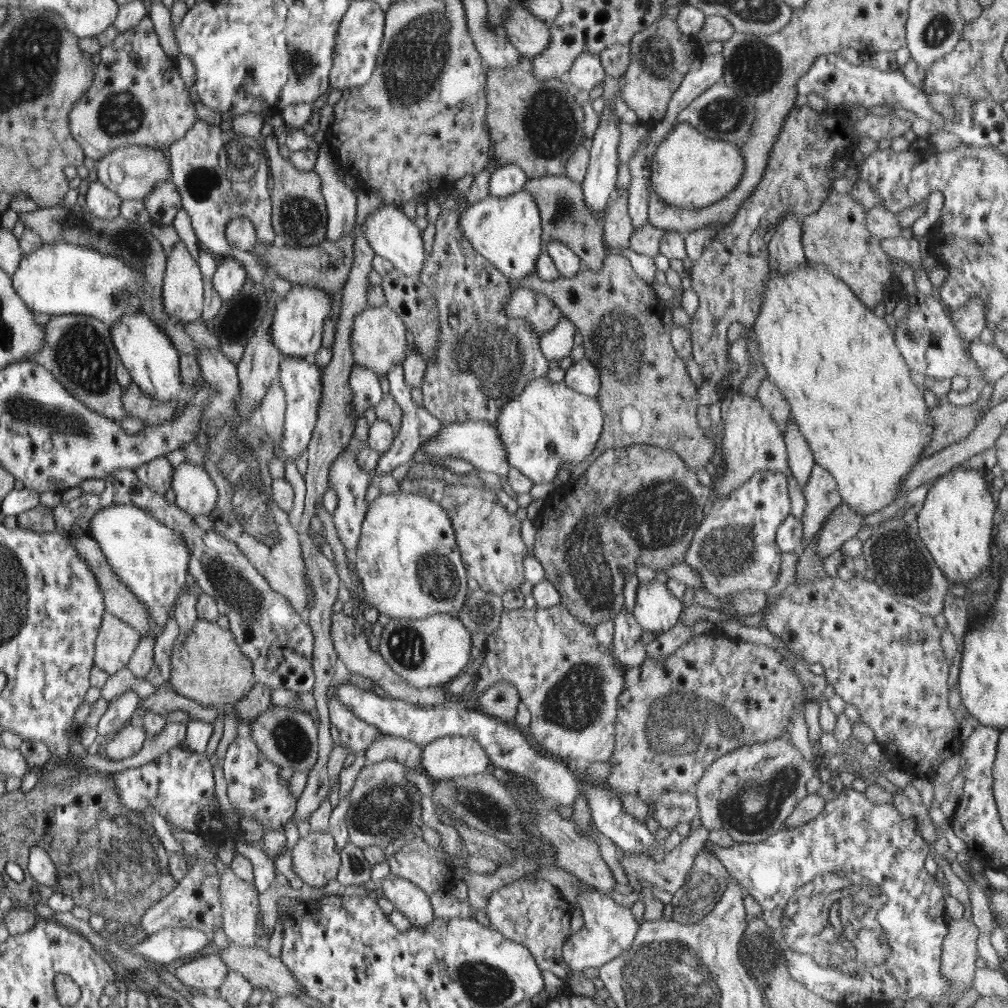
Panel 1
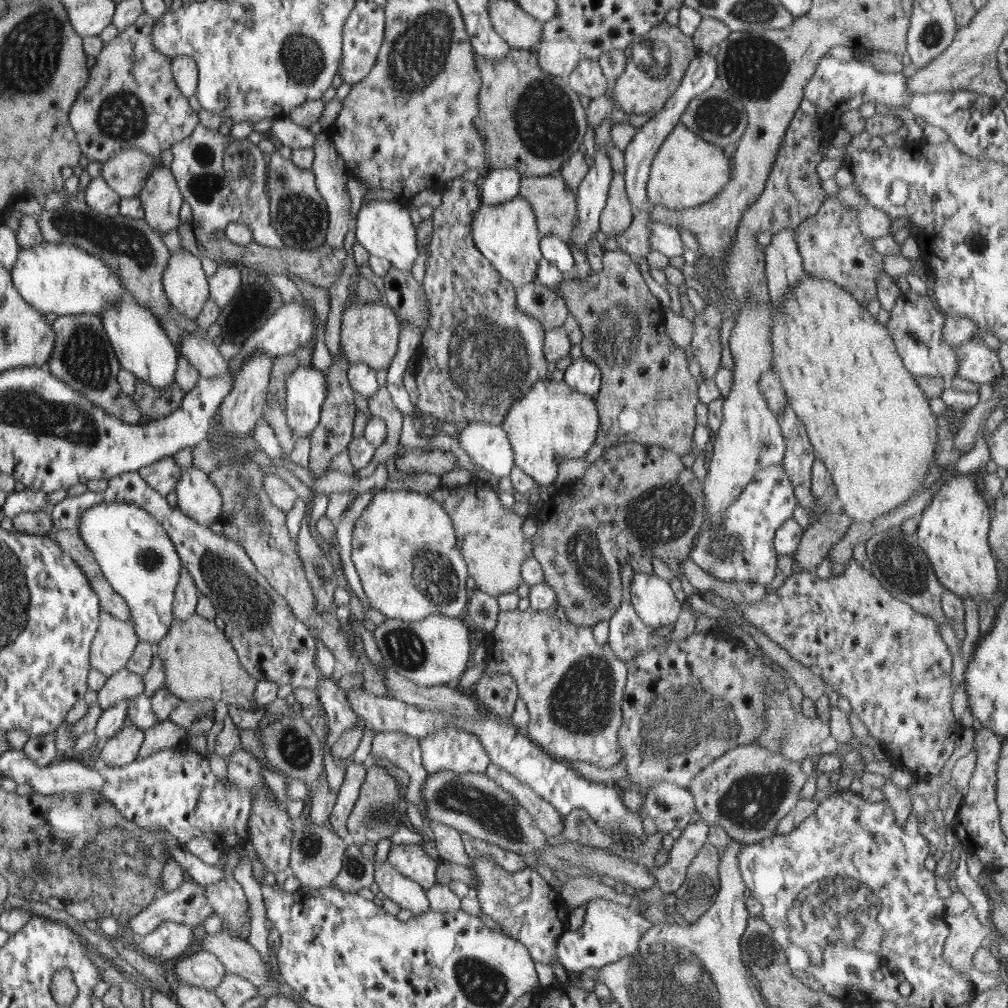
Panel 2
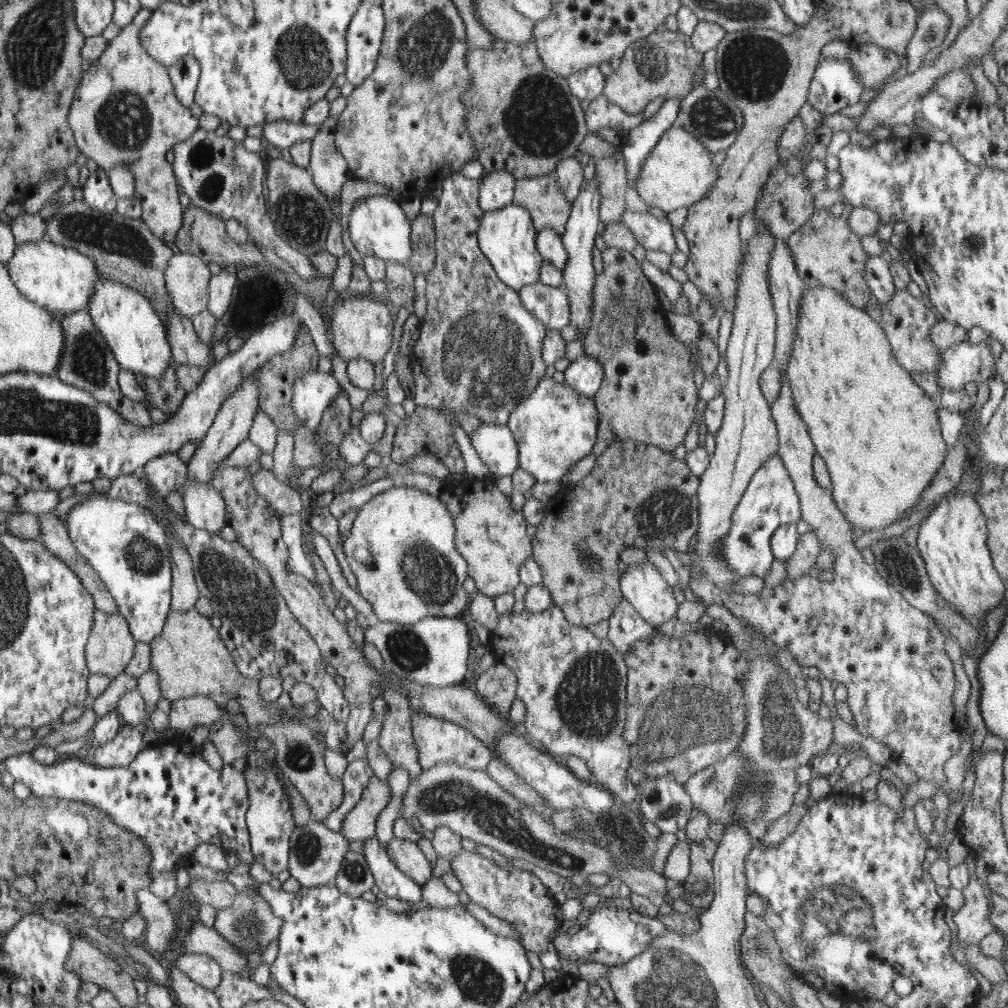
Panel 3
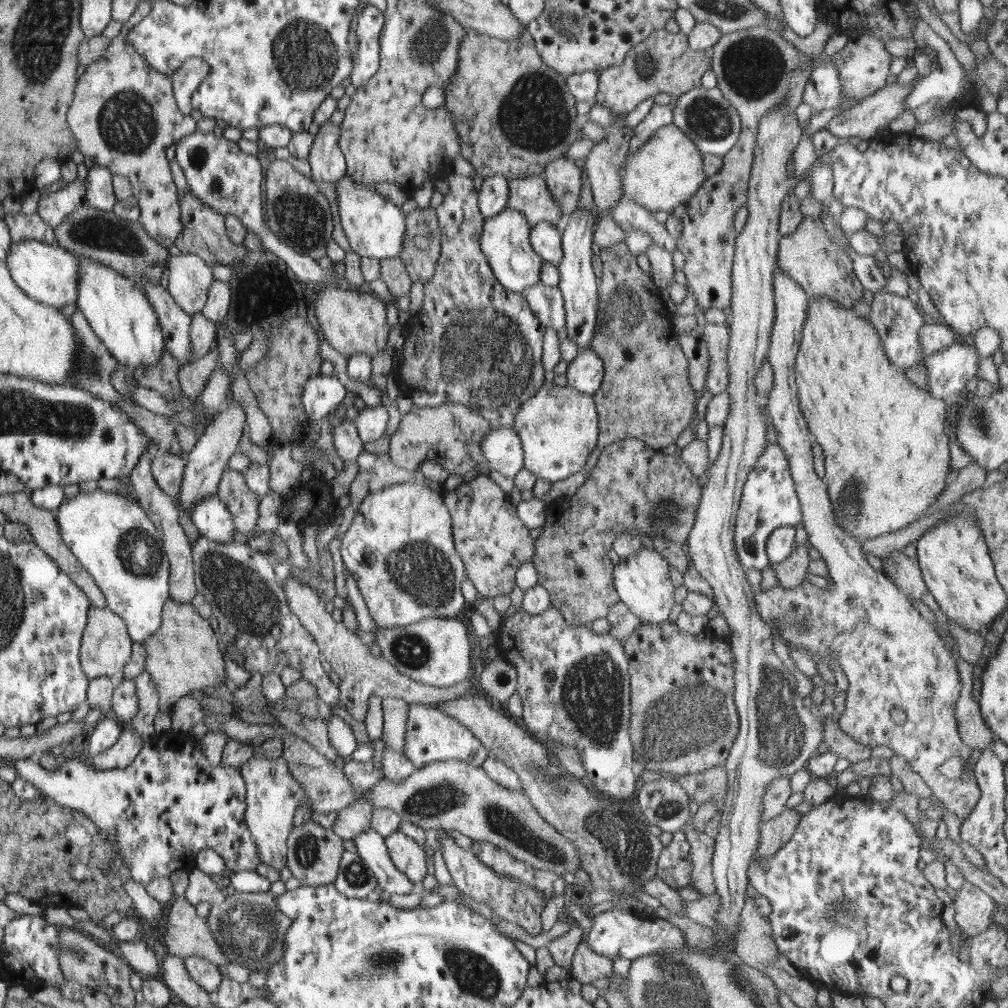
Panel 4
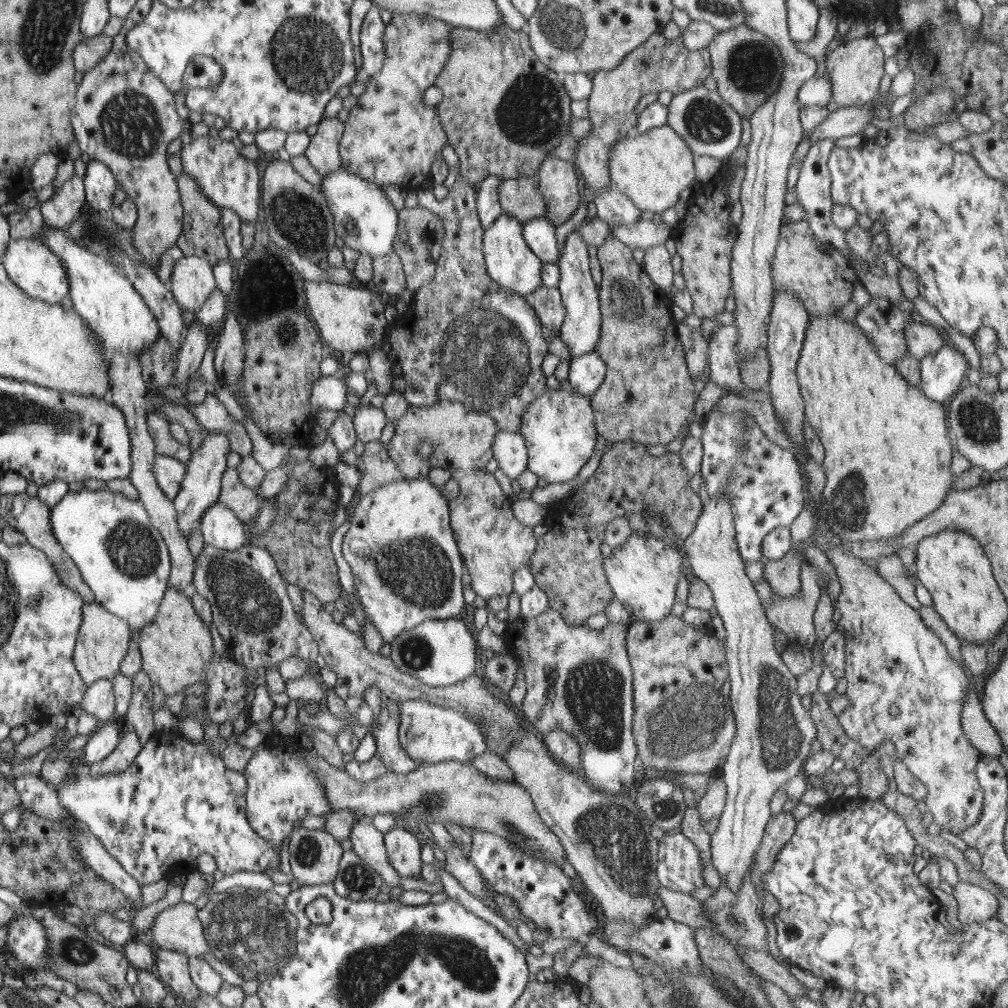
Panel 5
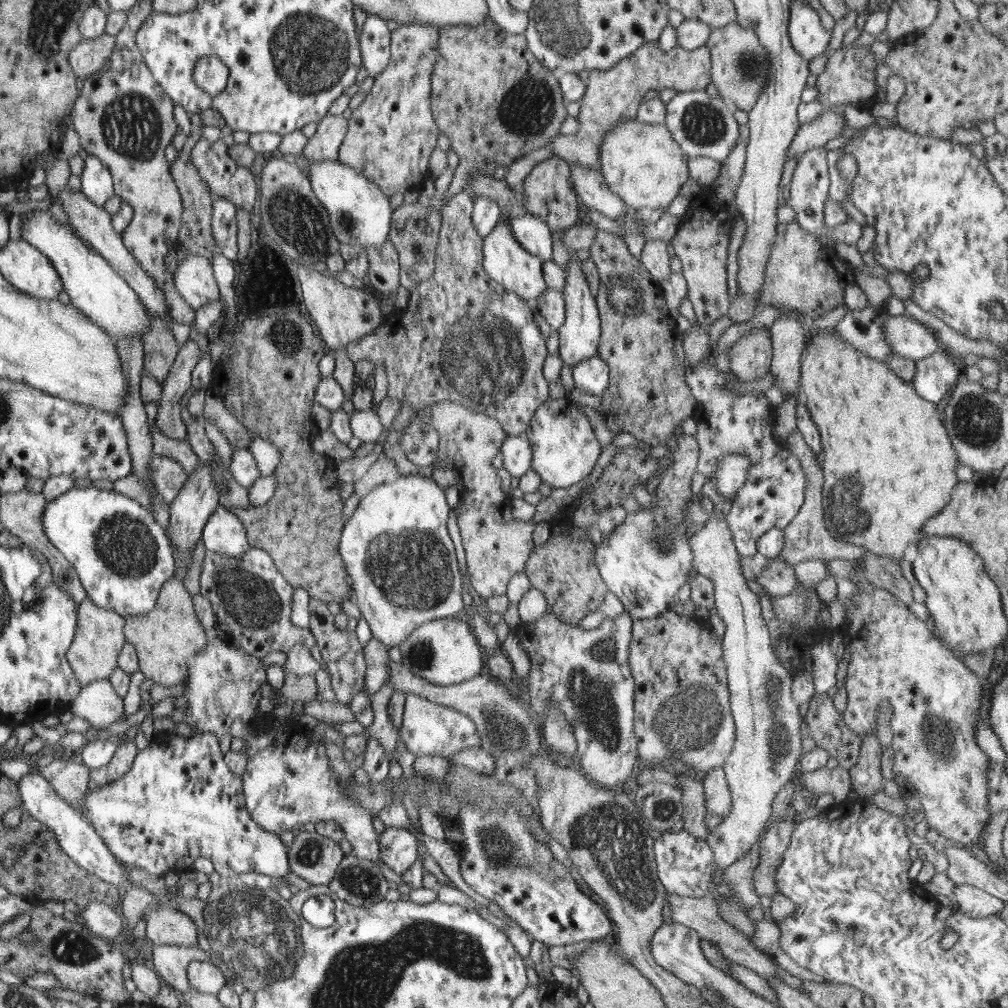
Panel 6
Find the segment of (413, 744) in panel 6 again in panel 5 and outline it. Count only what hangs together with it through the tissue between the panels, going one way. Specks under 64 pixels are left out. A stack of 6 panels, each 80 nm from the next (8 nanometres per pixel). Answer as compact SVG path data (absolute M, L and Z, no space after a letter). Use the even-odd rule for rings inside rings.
M404 700L401 703L399 743L408 757L424 764L443 761L468 763L488 750L476 723L460 711L446 709L428 700Z

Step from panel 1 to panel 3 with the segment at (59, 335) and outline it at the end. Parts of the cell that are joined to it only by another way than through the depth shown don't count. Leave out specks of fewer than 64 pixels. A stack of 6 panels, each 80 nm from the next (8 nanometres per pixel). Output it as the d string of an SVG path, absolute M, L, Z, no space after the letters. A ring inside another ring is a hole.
M86 308L63 315L61 323L66 331L66 345L63 346L62 361L59 362L56 376L69 385L88 391L112 410L119 411L129 423L141 427L152 426L154 423L150 419L149 409L142 402L129 399L120 392L118 370L121 366L112 356L113 350L108 346L105 336L94 326L89 310Z

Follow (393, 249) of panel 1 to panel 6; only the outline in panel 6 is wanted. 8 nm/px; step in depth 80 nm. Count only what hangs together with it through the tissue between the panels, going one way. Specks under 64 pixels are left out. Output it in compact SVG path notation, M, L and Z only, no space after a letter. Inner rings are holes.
M303 157L308 161L310 167L311 185L315 191L316 196L323 203L331 217L332 230L336 234L336 238L340 243L345 243L350 246L360 245L364 249L368 247L381 248L388 238L388 232L390 232L390 224L392 224L392 208L390 208L390 202L388 202L388 196L378 190L378 185L375 182L371 182L371 179L366 178L358 171L354 170L351 166L346 166L339 160L319 160L319 162L313 162L309 158Z

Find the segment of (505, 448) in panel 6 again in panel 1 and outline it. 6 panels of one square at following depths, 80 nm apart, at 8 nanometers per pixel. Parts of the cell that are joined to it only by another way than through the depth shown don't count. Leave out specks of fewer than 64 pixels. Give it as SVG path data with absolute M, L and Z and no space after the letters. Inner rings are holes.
M473 420L443 425L439 431L433 430L433 435L423 442L421 448L427 456L435 456L435 458L455 456L467 461L476 469L493 472L502 479L506 478L508 471L511 469L499 432L495 425L488 421Z

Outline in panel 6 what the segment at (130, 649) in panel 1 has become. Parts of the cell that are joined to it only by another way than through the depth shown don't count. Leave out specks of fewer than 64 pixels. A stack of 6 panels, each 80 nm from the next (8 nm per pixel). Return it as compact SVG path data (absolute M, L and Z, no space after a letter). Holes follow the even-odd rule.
M90 598L80 603L79 627L73 644L67 653L77 681L86 686L92 681L109 678L118 667L121 651L127 643L124 617L115 611L104 609L92 603Z

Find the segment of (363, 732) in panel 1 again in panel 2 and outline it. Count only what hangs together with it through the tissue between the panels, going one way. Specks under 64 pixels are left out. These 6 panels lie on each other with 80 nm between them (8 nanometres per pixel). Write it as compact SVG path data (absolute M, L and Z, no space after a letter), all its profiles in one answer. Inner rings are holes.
M138 472L120 474L105 481L106 490L88 491L81 496L66 497L54 507L50 522L56 529L78 530L84 511L100 503L127 503L142 507L162 524L175 544L183 566L191 574L200 594L212 596L216 614L225 626L225 634L232 642L241 663L257 681L270 680L280 684L317 688L320 704L328 717L328 736L331 742L342 733L357 726L359 715L351 708L347 693L331 678L325 678L316 664L317 636L313 628L300 622L283 597L260 574L255 563L238 541L215 534L183 514L177 506L170 506L166 498L153 490Z

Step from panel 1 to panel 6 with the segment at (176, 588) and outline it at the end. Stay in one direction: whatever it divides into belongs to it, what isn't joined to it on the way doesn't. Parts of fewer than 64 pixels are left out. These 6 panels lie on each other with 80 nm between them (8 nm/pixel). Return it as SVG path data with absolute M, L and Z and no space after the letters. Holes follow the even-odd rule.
M92 486L68 490L47 503L42 514L42 526L48 540L72 562L91 602L123 617L150 613L156 607L162 586L175 576L174 548L166 530L156 523L152 512L113 490L98 490Z

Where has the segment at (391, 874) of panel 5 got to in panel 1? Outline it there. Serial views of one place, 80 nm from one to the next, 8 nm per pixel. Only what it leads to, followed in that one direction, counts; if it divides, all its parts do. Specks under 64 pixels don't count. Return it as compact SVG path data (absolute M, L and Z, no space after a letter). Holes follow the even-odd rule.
M390 872L381 887L384 890L384 896L394 904L395 908L406 915L412 926L427 928L435 920L430 896L426 891L420 890L415 883Z

